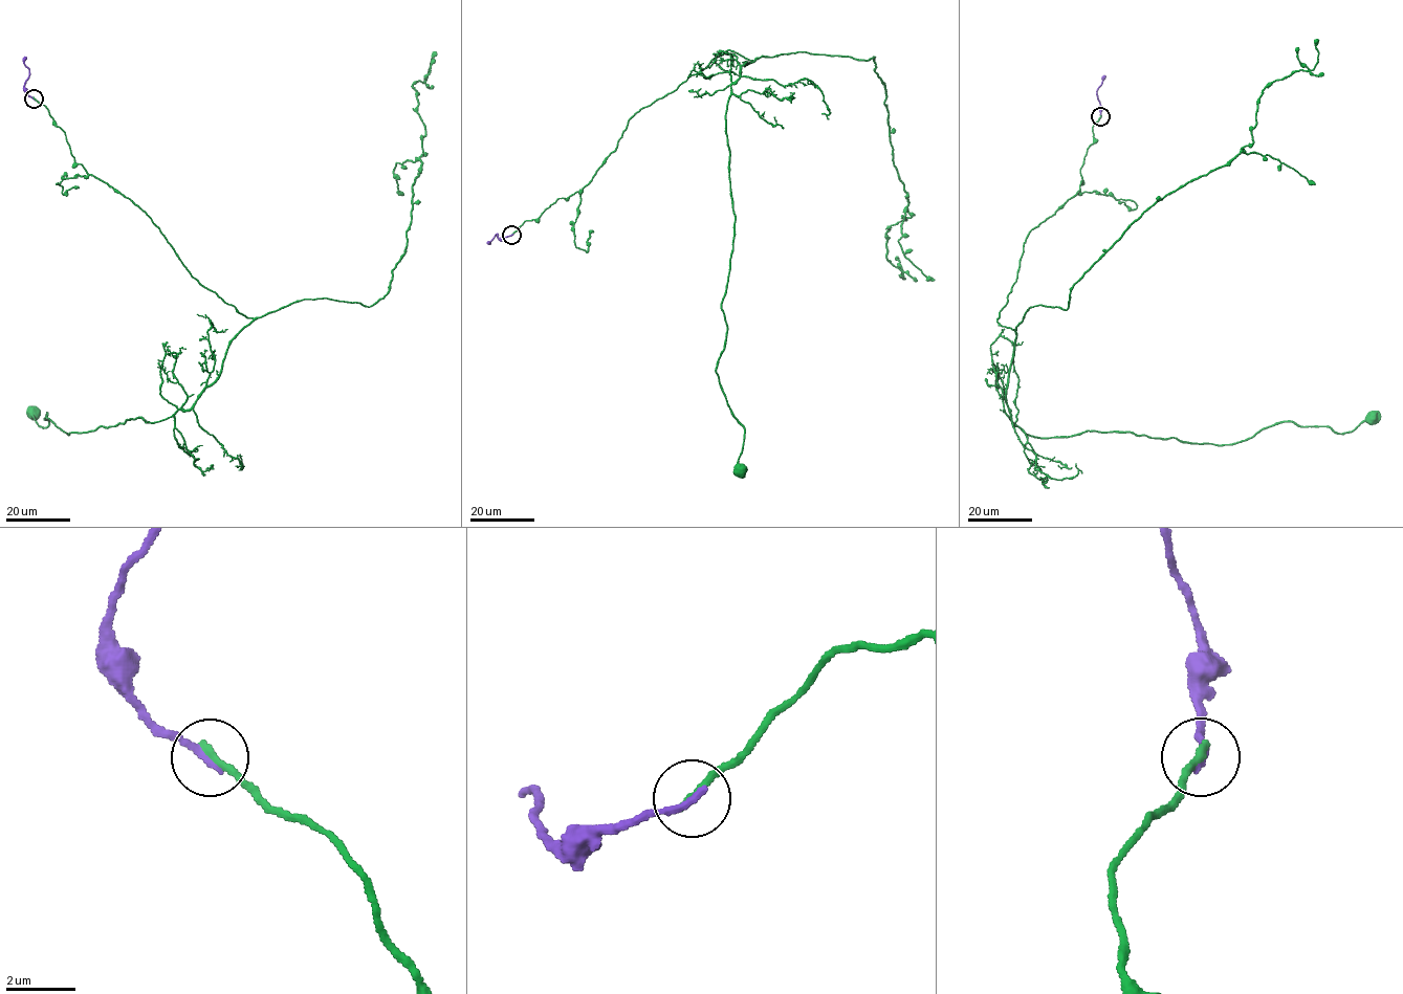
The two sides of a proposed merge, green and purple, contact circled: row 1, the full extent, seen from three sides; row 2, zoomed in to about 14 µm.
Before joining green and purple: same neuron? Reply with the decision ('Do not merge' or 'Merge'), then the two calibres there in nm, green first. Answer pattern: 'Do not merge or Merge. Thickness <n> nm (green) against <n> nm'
Do not merge. Thickness 240 nm (green) against 240 nm

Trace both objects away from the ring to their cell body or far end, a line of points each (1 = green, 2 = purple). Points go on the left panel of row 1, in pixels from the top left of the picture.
1: (34, 98), (74, 161), (253, 318), (194, 405), (167, 419), (67, 435), (33, 411)
2: (34, 98), (24, 86), (29, 71), (25, 65), (26, 57)

